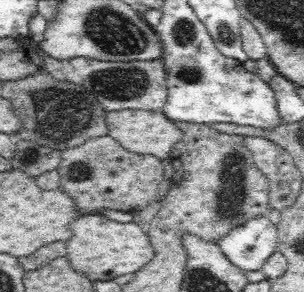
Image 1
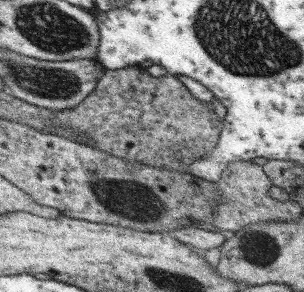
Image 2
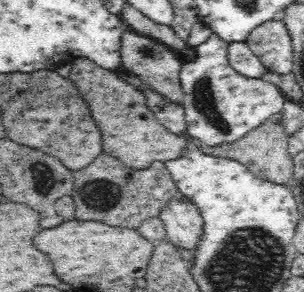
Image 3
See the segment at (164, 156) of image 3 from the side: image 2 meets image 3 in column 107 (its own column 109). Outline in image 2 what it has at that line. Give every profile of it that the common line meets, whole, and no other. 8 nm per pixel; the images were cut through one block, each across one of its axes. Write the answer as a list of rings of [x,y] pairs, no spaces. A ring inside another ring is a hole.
[[[139,66],[105,70],[95,90],[81,104],[77,104],[71,110],[55,112],[53,120],[63,126],[71,126],[73,130],[91,134],[91,138],[95,138],[93,146],[99,148],[101,152],[107,152],[117,158],[127,158],[139,164],[161,166],[163,170],[179,170],[179,172],[185,172],[193,160],[201,158],[207,150],[215,146],[215,140],[221,128],[221,122],[217,120],[217,116],[209,112],[209,108],[201,104],[195,96],[191,96],[191,92],[183,88],[181,80],[167,74],[153,78]]]

